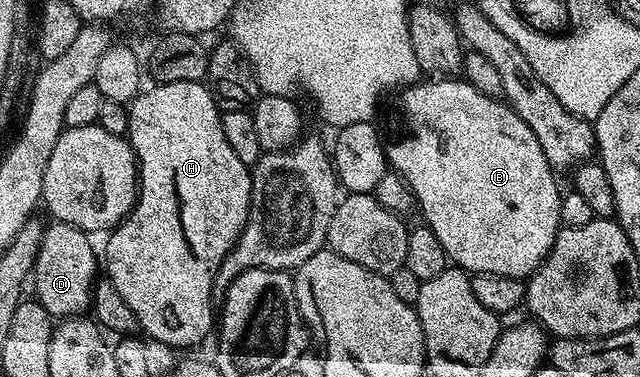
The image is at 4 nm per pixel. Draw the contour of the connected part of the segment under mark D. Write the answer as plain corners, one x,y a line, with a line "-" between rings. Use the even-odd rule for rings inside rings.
52,221
44,228
42,245
38,249
34,268
34,299
52,317
76,317
89,310
90,296
98,279
98,251
97,248
96,251
92,248
88,239
91,239
89,232
80,231
69,223

